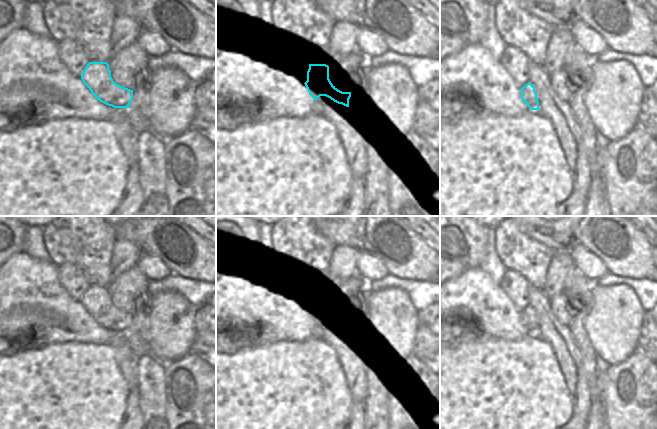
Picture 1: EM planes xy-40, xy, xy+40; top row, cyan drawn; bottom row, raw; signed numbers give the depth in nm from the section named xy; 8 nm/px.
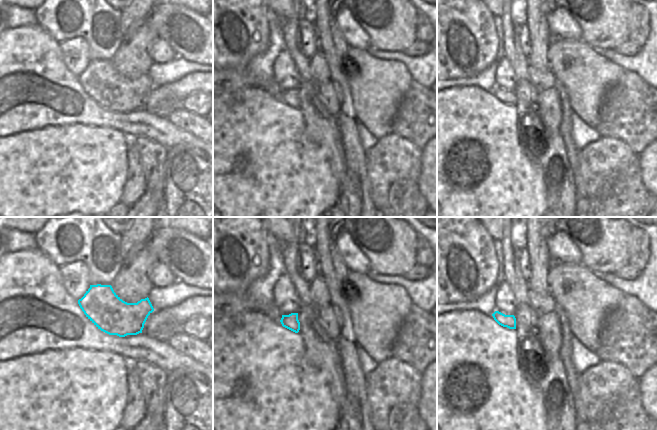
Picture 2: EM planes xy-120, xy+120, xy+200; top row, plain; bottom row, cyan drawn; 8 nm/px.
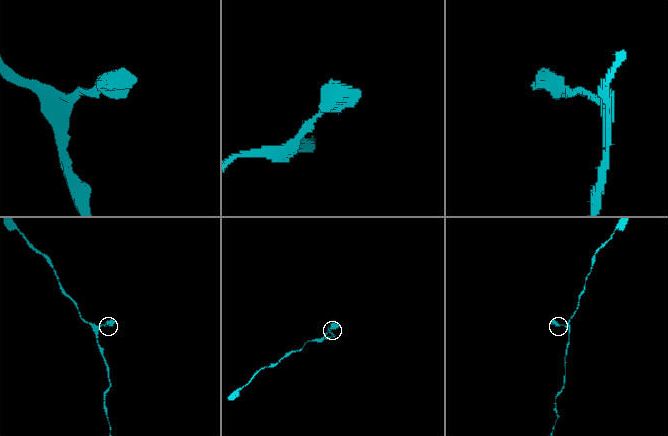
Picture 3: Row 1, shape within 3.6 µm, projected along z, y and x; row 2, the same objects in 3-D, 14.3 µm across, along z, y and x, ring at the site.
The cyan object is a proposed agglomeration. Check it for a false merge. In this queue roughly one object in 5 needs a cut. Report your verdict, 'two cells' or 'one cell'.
one cell

